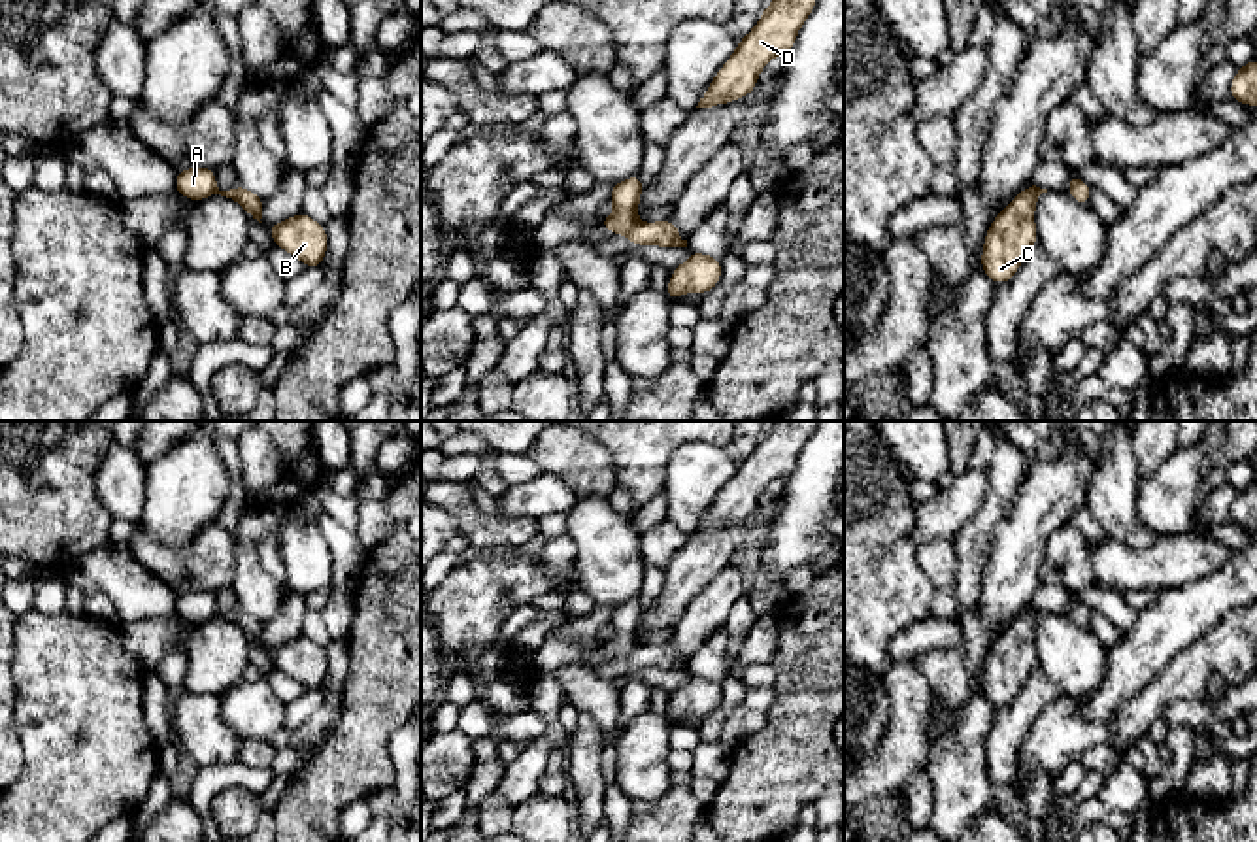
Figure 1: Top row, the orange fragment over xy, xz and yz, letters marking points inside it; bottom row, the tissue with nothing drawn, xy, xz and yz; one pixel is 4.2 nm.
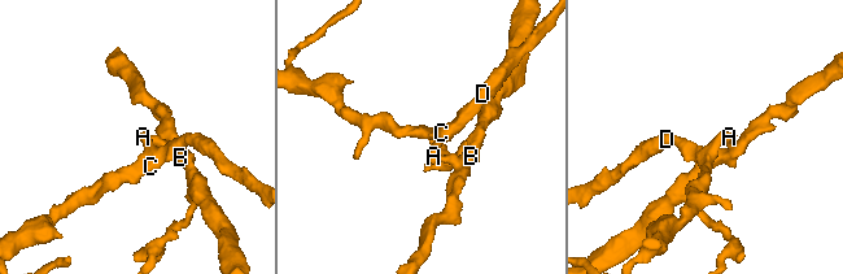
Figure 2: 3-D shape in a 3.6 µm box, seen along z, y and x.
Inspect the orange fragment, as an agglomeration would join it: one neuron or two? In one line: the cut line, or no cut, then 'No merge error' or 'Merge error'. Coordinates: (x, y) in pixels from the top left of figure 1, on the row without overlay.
Split along xz (638, 646), (625, 656). Merge error

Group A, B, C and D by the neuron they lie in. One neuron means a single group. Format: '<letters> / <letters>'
A C D / B

